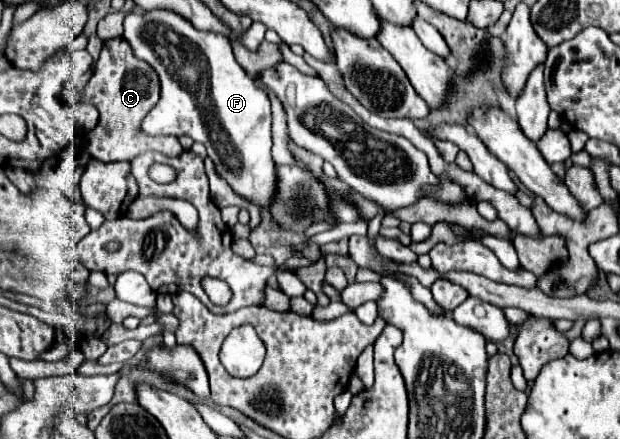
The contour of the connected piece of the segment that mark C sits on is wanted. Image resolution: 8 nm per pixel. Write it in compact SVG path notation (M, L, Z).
M115 37L103 43L97 67L85 87L83 101L89 101L99 111L99 123L87 135L87 151L103 163L131 161L137 153L161 151L169 157L177 157L183 151L179 141L167 141L167 137L149 137L141 133L141 121L159 101L159 77L145 63L133 57L129 43L123 37Z

